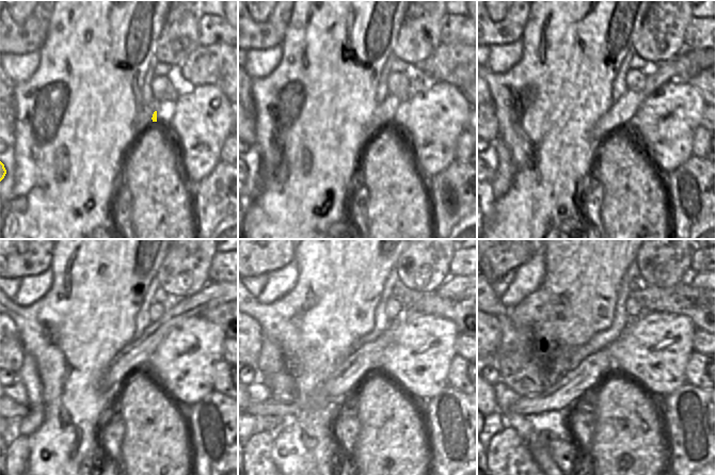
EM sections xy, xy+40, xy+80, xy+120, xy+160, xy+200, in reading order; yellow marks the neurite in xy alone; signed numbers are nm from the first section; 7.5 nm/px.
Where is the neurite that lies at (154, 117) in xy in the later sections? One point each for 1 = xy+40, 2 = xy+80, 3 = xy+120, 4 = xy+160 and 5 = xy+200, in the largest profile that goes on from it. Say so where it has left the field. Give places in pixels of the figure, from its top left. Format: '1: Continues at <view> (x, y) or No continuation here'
1: Continues at xy+40 (385, 111)
2: Continues at xy+80 (687, 63)
3: Continues at xy+120 (213, 294)
4: Continues at xy+160 (358, 364)
5: Continues at xy+200 (572, 386).

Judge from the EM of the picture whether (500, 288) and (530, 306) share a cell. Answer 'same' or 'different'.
different

